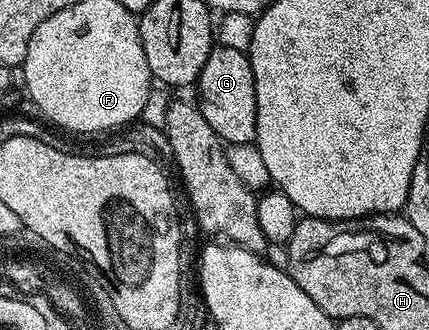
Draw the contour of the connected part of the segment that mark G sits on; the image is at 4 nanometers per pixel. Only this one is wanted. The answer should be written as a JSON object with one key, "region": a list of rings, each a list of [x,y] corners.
{"region":[[[216,44],[204,62],[195,84],[199,89],[197,104],[207,123],[222,142],[254,144],[257,138],[257,102],[255,101],[254,74],[251,73],[246,52]]]}

